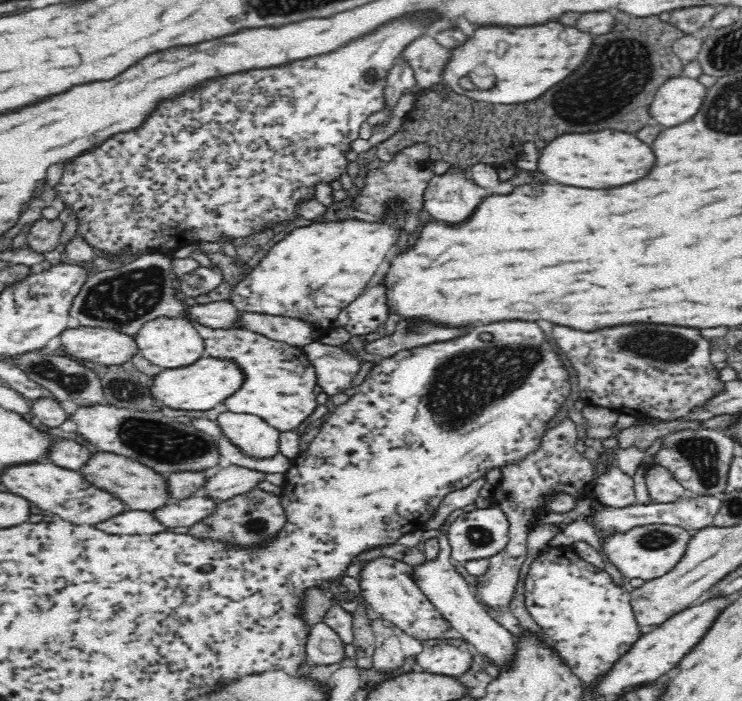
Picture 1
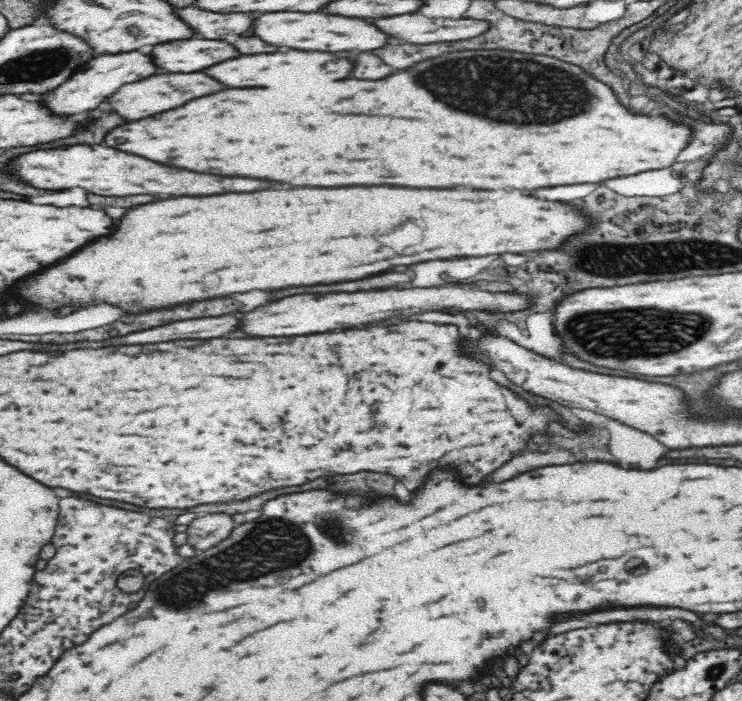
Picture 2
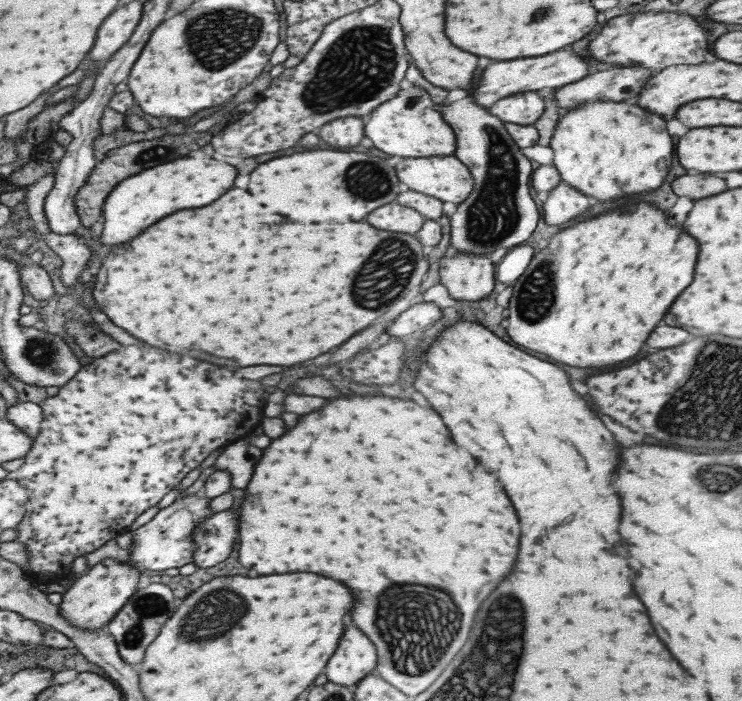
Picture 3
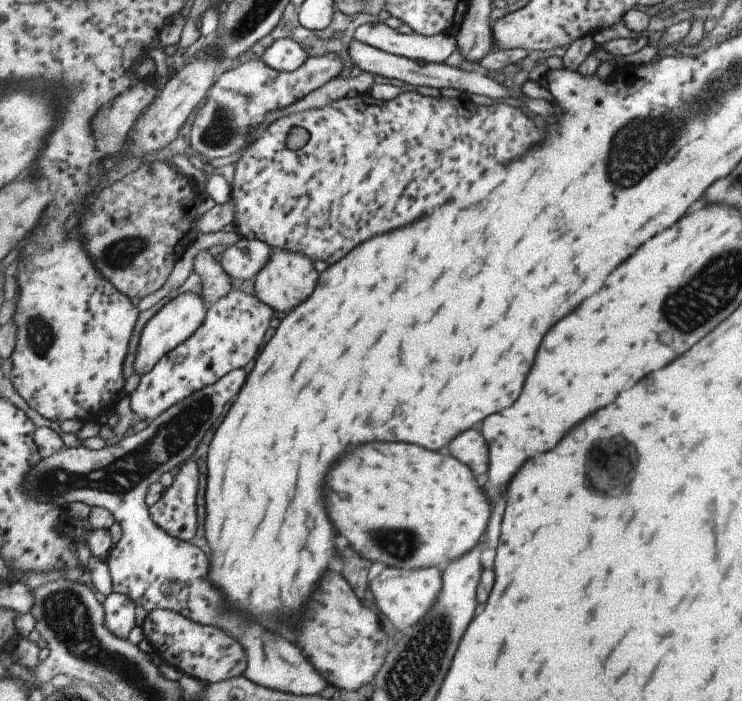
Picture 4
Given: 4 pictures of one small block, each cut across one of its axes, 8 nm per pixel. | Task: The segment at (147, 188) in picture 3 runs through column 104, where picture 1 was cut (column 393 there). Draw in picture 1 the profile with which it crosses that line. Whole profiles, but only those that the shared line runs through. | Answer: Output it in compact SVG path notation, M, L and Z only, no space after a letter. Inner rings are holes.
M388 216L380 224L344 220L294 230L232 288L230 302L242 314L296 318L318 322L326 328L336 326L340 312L362 294L376 270L384 266L386 252L394 250L394 244L404 238L394 218Z

